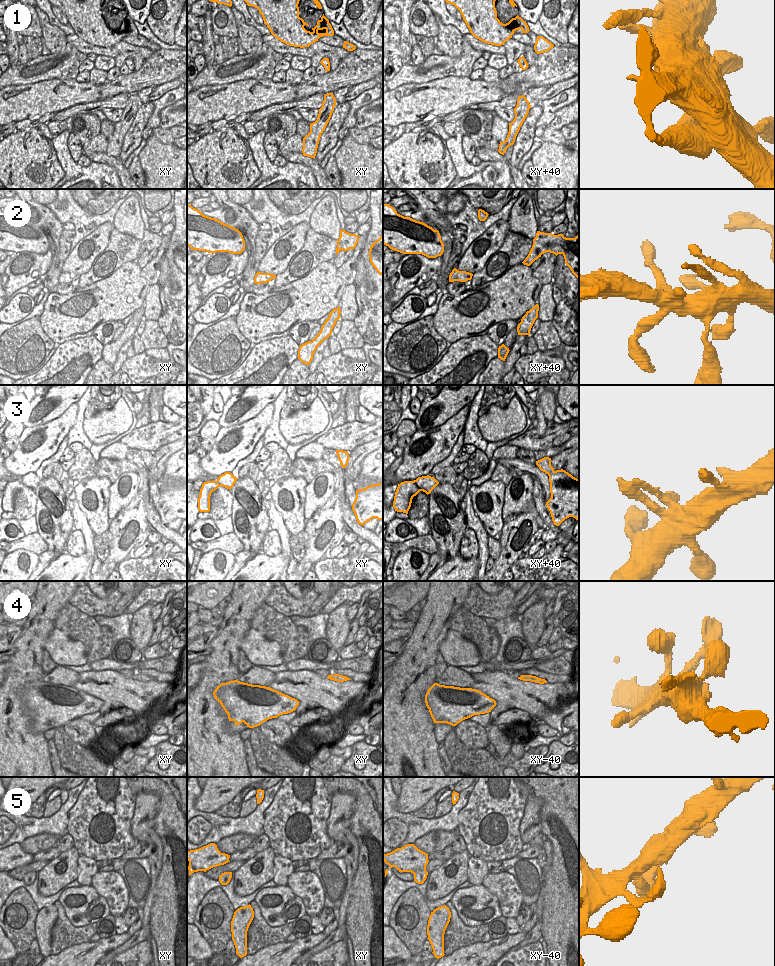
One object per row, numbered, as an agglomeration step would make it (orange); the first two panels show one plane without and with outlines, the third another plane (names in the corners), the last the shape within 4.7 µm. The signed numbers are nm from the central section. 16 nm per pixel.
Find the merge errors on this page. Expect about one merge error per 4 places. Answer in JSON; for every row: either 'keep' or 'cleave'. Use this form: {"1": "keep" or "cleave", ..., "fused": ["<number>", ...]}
{"1": "keep", "2": "keep", "3": "keep", "4": "keep", "5": "keep", "fused": []}

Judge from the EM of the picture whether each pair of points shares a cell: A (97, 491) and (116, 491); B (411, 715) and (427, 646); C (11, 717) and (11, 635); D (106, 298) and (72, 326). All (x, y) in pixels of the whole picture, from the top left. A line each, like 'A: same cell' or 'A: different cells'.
A: different cells
B: same cell
C: different cells
D: same cell

